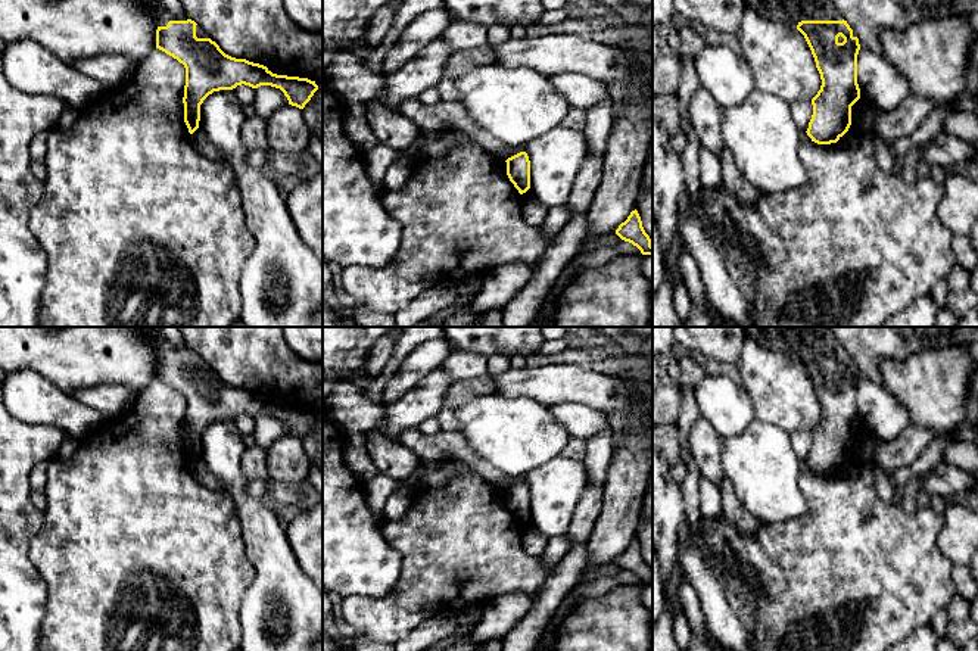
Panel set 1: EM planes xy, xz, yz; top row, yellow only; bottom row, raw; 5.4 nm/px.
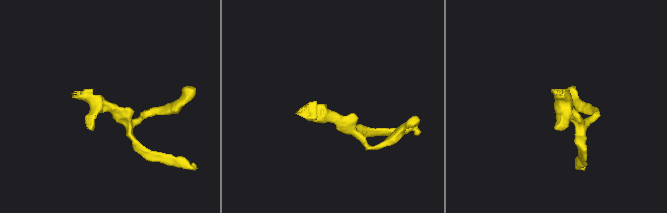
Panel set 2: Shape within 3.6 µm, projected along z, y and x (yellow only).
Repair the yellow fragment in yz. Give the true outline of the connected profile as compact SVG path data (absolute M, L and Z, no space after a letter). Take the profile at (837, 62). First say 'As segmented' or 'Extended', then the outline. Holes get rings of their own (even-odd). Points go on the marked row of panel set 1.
Extended. M744 0L761 16L797 28L806 38L822 85L812 99L807 136L817 144L837 143L851 125L857 84L859 38L831 0Z

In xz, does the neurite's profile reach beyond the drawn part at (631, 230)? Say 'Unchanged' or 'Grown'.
Unchanged

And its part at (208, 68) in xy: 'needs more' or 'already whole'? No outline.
needs more

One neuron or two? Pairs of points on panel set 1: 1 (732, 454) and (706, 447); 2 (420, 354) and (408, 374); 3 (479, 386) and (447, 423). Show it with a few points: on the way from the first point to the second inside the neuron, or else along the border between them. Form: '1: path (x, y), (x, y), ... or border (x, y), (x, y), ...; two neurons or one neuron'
1: border (722, 439), (722, 472), (725, 476); two neurons
2: path (420, 358), (411, 370); one neuron
3: path (467, 391), (448, 411); one neuron

